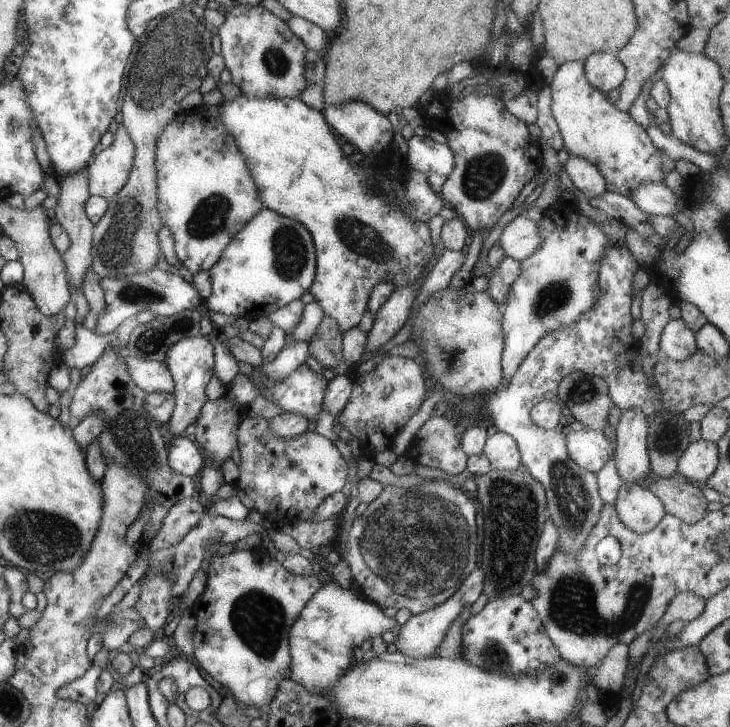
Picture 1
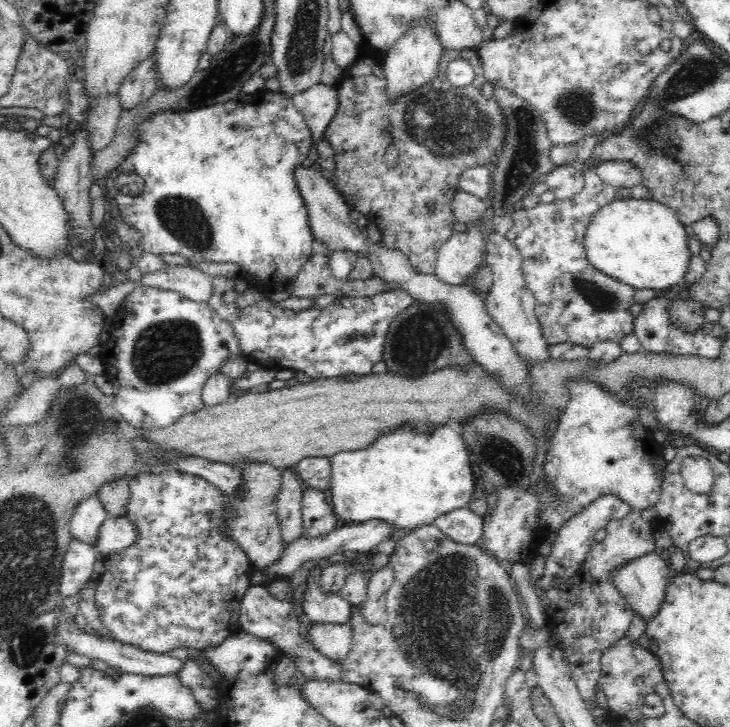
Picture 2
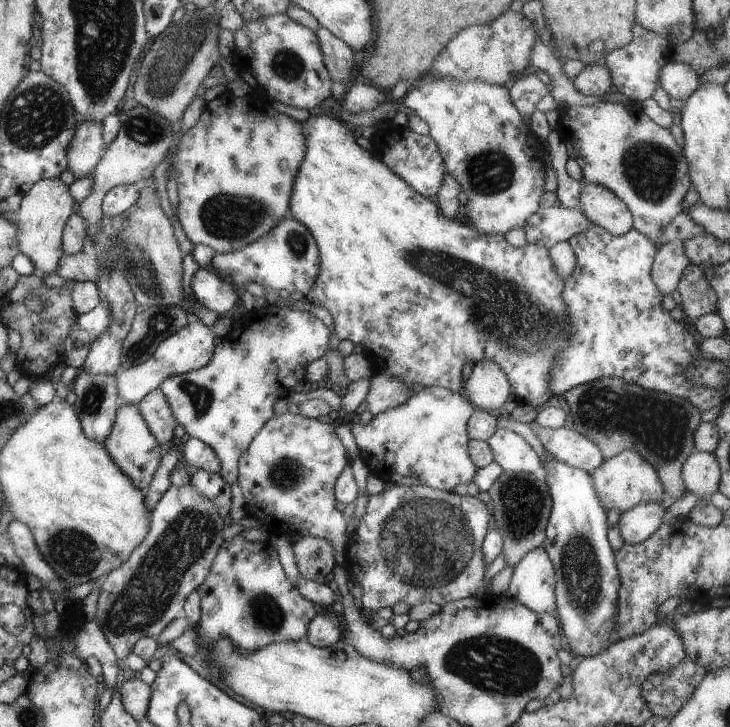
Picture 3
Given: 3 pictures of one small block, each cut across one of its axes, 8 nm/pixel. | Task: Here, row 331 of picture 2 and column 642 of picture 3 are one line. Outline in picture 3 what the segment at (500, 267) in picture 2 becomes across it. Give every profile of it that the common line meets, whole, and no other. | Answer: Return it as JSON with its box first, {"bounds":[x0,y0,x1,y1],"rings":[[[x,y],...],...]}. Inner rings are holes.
{"bounds":[618,502,665,544],"rings":[[[640,502],[618,516],[619,536],[624,543],[639,544],[661,526],[665,509],[658,502]]]}

